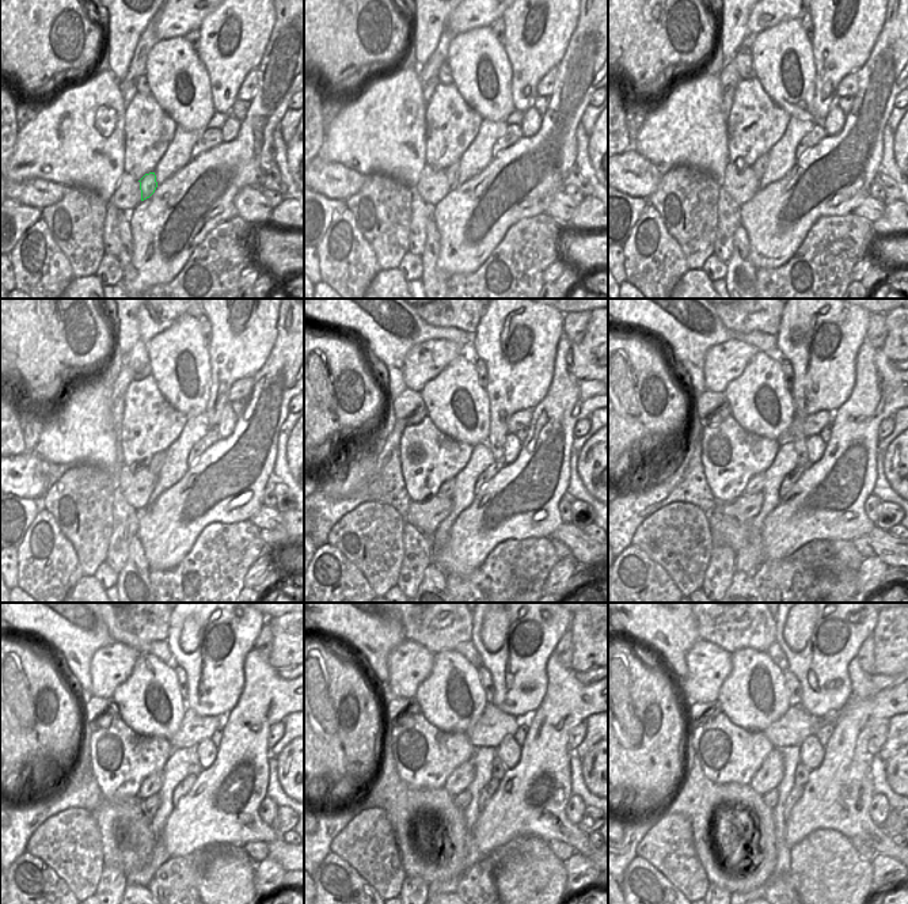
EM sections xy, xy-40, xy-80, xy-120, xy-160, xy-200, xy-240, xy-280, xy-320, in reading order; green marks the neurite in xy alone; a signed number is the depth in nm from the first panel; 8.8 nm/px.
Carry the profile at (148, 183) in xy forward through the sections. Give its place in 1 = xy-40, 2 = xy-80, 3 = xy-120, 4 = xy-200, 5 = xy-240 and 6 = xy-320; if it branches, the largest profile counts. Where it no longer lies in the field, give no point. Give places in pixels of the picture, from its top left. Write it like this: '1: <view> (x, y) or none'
1: xy-40 (452, 173)
2: xy-80 (760, 164)
3: xy-120 (158, 460)
4: xy-200 (756, 483)
5: xy-240 (151, 785)
6: xy-320 (768, 777)

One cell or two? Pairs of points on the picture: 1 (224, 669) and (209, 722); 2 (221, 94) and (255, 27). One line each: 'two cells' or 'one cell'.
1: two cells
2: one cell

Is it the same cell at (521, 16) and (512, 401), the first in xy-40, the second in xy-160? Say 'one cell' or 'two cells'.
one cell

